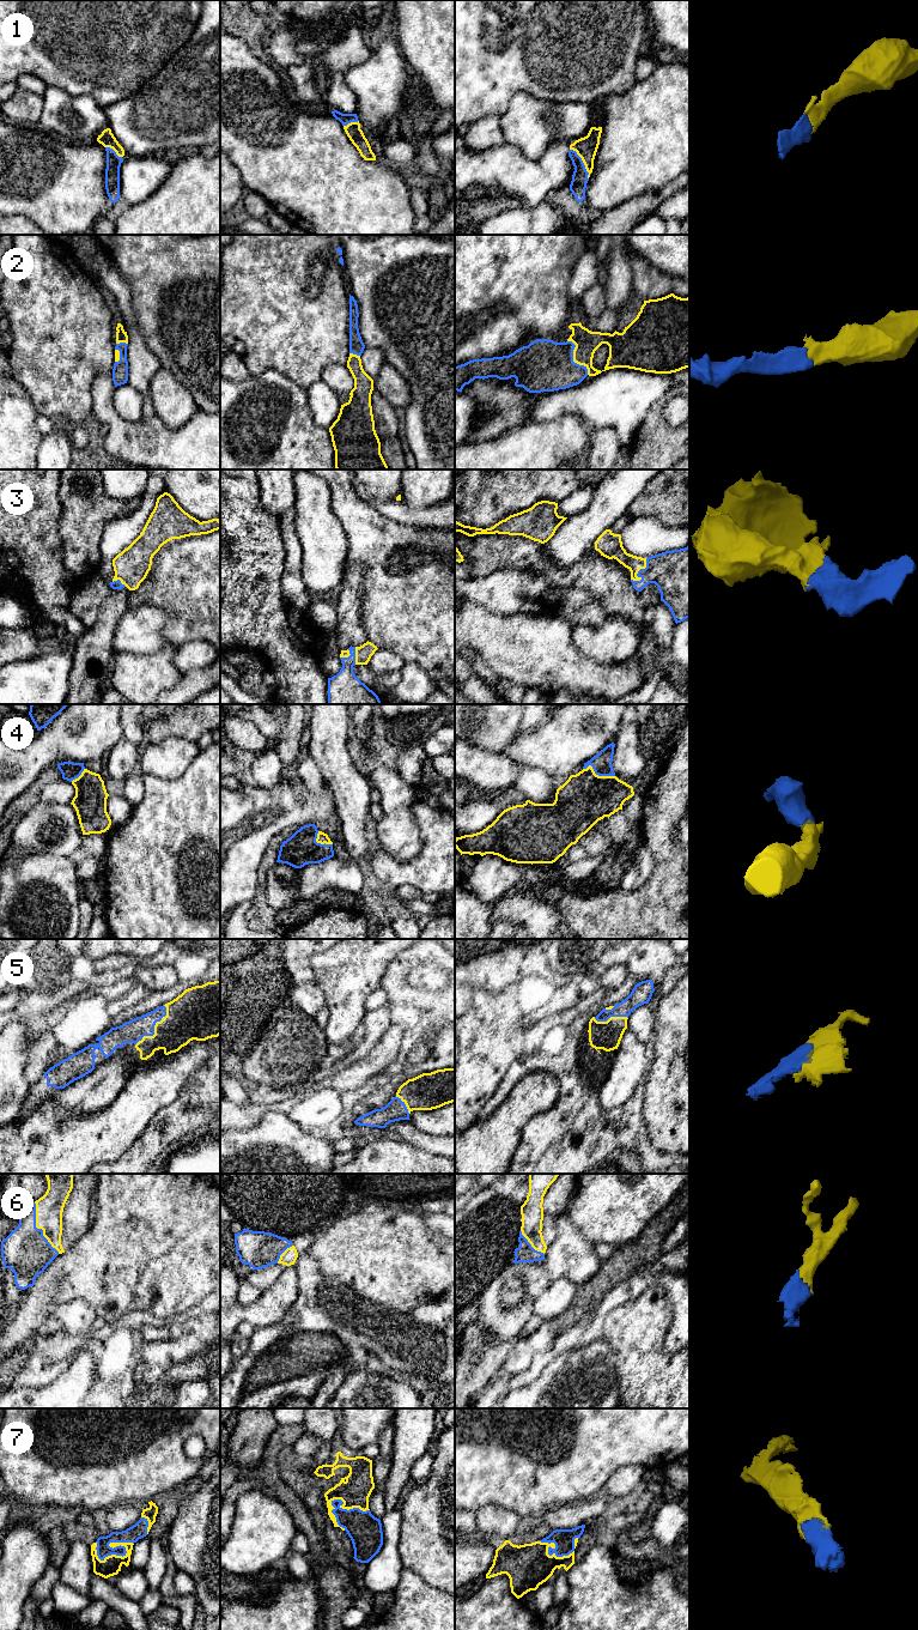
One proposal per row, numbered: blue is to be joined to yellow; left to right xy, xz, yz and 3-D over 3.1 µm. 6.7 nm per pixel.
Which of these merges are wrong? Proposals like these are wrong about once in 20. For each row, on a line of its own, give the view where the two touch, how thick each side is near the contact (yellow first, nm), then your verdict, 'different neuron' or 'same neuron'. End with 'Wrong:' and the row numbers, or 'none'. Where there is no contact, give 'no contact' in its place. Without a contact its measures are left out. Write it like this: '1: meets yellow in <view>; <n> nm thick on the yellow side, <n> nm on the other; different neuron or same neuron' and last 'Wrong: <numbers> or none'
1: meets yellow in yz; 140 nm thick on the yellow side, 110 nm on the other; same neuron
2: meets yellow in yz; 160 nm thick on the yellow side, 360 nm on the other; same neuron
3: meets yellow in yz; 160 nm thick on the yellow side, 300 nm on the other; same neuron
4: meets yellow in yz; 360 nm thick on the yellow side, 140 nm on the other; same neuron
5: meets yellow in xy; 300 nm thick on the yellow side, 150 nm on the other; same neuron
6: meets yellow in xy; 180 nm thick on the yellow side, 320 nm on the other; same neuron
7: meets yellow in xy; 130 nm thick on the yellow side, 110 nm on the other; same neuron
Wrong: none

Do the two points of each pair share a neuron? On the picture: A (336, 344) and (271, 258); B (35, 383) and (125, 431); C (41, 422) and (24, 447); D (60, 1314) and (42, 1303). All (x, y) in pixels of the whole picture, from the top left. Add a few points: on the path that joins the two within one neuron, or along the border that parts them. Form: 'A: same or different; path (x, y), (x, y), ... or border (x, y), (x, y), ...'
A: same; path (315, 322), (283, 290), (280, 279)
B: different; border (92, 386), (91, 414)
C: different; border (38, 413), (36, 426), (43, 434)
D: different; border (73, 1300), (61, 1304), (53, 1315)

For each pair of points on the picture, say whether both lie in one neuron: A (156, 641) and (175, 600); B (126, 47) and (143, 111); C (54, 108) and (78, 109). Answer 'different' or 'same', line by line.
A: different
B: different
C: same

